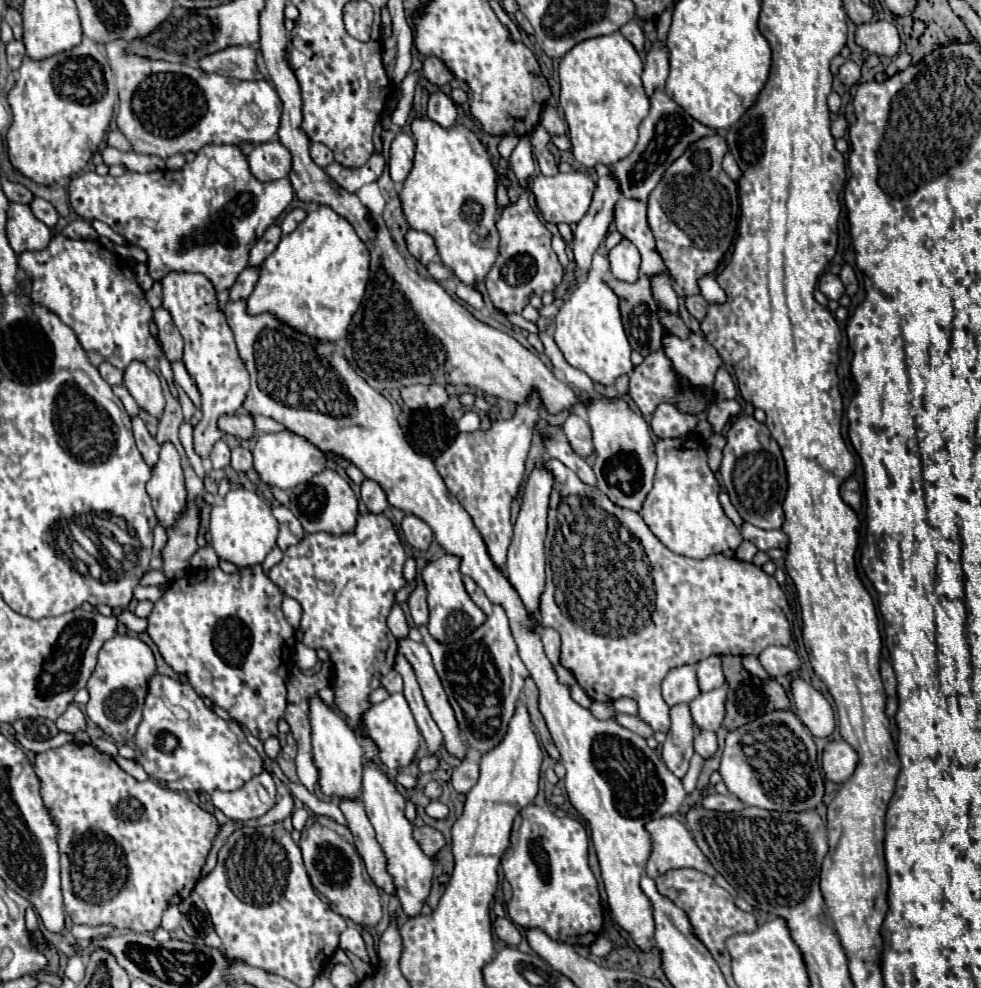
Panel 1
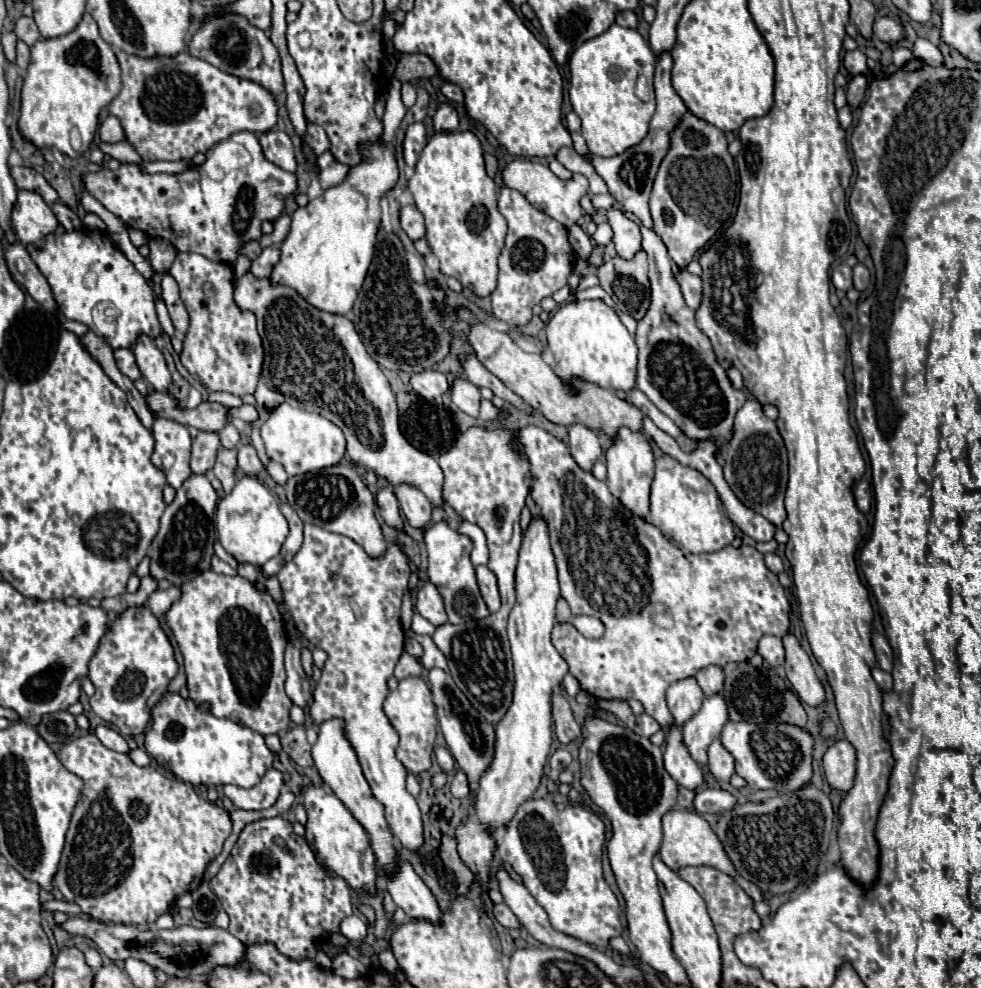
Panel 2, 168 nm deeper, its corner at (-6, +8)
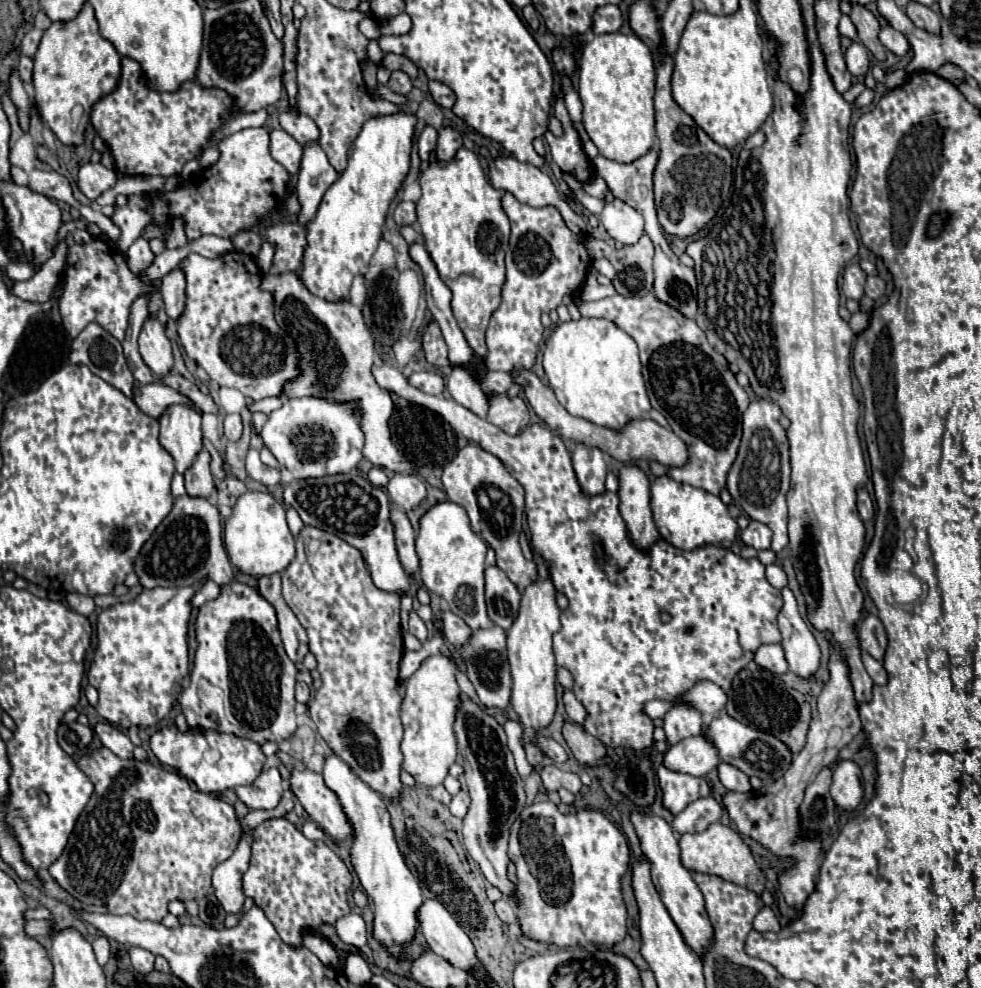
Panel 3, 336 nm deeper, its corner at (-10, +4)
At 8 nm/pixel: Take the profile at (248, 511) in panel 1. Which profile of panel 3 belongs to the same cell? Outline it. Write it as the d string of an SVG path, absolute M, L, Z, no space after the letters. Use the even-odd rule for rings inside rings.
M244 493L238 499L232 519L224 525L224 545L232 565L254 579L282 573L296 557L294 537L286 525L286 511L268 493Z

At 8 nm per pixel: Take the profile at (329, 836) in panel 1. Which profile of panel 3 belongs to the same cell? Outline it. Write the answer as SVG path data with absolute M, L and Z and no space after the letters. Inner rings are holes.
M292 769L290 789L310 819L316 821L334 841L344 841L352 835L352 827L340 807L336 793L326 787L320 773L310 769Z

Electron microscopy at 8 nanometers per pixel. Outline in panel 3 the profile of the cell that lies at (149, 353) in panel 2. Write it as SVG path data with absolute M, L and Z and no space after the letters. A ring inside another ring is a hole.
M148 315L148 319L144 321L138 337L138 347L144 363L152 369L154 375L160 377L170 373L174 363L170 339L166 337L162 323L154 315Z

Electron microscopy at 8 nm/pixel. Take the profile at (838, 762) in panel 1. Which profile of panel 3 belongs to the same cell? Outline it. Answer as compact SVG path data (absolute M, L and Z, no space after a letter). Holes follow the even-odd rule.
M840 761L834 769L832 775L832 785L830 785L830 795L834 803L844 809L844 811L854 811L864 795L860 767L854 761Z

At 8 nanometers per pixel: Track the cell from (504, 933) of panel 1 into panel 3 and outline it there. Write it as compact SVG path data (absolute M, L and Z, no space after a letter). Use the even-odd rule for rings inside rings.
M506 897L498 899L498 901L494 903L494 909L496 909L498 917L500 917L504 923L508 923L508 925L512 925L512 923L518 921L518 919L516 919L516 911L514 911L514 907L508 903Z

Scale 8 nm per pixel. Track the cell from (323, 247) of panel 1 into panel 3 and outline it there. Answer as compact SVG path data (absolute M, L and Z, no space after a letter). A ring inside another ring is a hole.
M404 111L370 117L364 123L360 135L348 151L346 171L326 191L316 217L306 227L308 247L300 275L308 291L314 295L322 299L344 299L352 279L360 275L372 259L382 235L390 201L410 169L414 131L416 115Z

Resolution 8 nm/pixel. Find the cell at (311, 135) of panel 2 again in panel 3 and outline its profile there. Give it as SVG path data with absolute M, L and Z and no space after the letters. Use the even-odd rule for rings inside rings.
M284 111L278 115L278 121L280 121L282 129L286 133L290 133L302 145L316 141L320 135L316 123L312 123L312 119L308 115L296 115L294 111Z

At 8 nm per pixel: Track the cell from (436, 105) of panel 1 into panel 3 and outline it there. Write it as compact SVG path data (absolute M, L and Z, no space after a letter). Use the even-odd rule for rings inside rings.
M444 127L438 131L438 147L436 147L436 159L442 163L448 163L456 151L462 147L462 135L450 127Z

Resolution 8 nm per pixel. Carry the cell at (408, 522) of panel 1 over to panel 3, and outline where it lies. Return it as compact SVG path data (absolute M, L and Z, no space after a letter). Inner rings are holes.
M396 473L390 479L390 483L386 485L386 489L388 489L390 501L396 503L398 507L402 507L404 511L410 511L410 509L418 507L422 503L422 499L426 497L426 485L416 475Z

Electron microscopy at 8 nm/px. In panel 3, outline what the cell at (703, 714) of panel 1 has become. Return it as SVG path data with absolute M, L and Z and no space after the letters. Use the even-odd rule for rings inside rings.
M704 733L696 739L684 739L684 743L676 743L664 755L664 767L674 773L688 773L694 777L704 777L708 771L716 769L720 759L716 759L716 751L712 751L712 743L704 739Z

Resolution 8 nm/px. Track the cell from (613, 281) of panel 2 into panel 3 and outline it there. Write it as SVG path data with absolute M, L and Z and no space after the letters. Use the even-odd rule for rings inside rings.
M642 235L634 245L614 247L606 257L616 267L612 283L620 295L638 295L640 291L652 289L654 245L648 235Z

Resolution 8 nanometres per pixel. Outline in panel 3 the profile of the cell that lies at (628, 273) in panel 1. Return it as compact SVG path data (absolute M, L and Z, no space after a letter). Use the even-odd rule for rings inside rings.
M614 199L610 205L604 207L600 221L604 223L610 237L622 245L636 243L636 239L640 239L640 235L644 233L642 215L620 199Z

